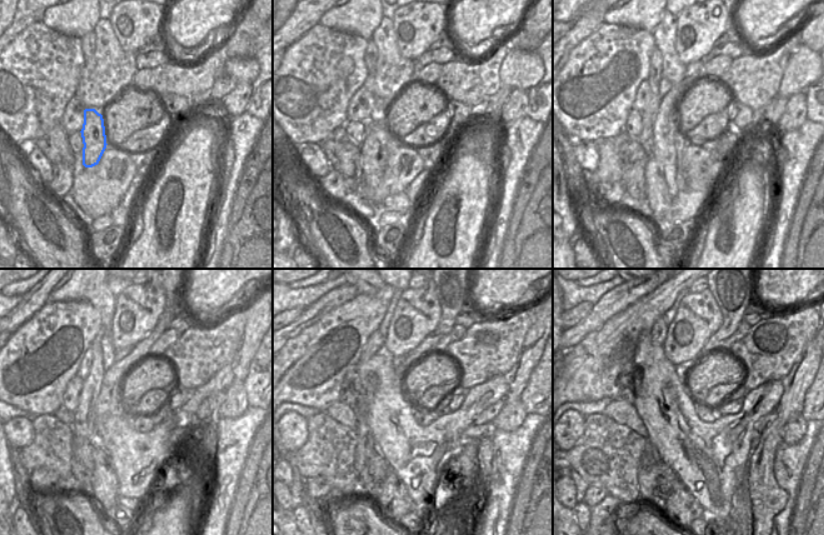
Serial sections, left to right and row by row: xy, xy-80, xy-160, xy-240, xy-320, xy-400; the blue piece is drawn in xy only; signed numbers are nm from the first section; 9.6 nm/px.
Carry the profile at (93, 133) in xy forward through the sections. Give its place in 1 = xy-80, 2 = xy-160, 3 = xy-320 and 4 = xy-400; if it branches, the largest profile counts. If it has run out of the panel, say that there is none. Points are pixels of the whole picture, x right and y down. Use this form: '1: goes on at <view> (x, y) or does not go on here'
1: goes on at xy-80 (374, 153)
2: goes on at xy-160 (659, 199)
3: goes on at xy-320 (394, 501)
4: goes on at xy-400 (682, 508)

